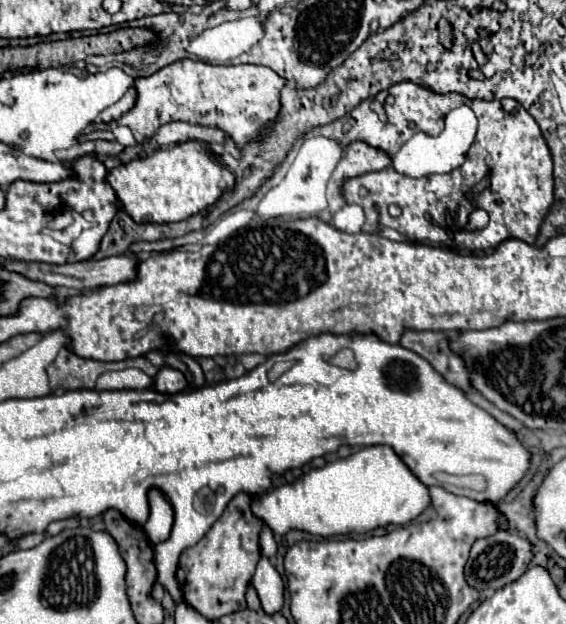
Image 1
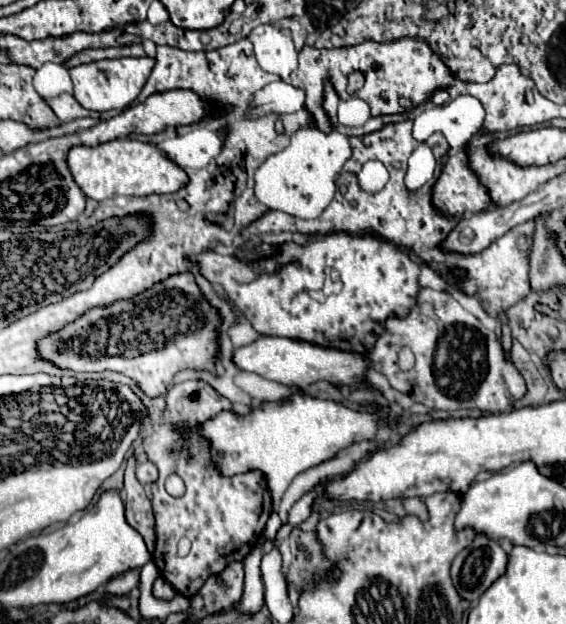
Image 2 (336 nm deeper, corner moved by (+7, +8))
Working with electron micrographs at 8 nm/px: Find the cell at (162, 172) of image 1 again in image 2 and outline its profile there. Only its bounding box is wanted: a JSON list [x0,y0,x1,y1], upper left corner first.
[69,140,189,202]

